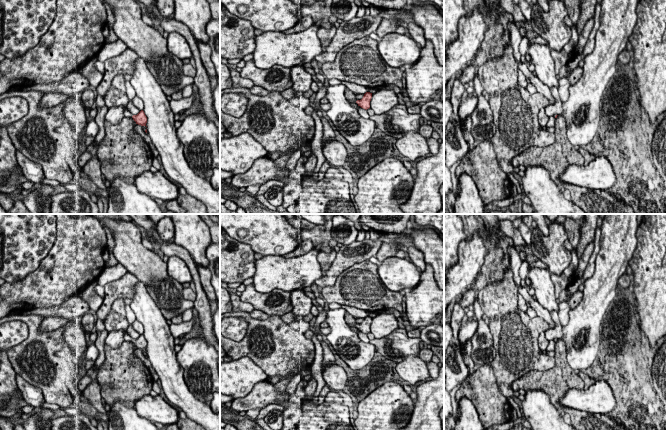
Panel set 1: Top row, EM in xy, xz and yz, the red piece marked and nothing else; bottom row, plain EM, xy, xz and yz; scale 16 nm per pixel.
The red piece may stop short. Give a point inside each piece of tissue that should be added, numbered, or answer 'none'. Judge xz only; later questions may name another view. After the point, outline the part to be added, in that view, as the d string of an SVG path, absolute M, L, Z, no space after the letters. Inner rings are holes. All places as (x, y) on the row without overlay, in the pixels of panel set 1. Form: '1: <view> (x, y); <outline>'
1: xz (349, 319); M346 314L345 316L344 316L344 319L345 319L345 322L349 325L349 326L351 326L351 327L356 327L356 325L357 325L357 323L356 323L356 321L355 321L355 318L351 315L351 314Z

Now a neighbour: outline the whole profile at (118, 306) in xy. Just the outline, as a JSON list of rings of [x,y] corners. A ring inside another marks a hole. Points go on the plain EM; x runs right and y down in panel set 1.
[[[124,298],[117,299],[112,304],[112,310],[121,316],[126,316]]]

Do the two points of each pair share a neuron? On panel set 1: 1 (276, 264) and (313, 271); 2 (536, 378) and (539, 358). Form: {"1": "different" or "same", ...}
{"1": "same", "2": "different"}

